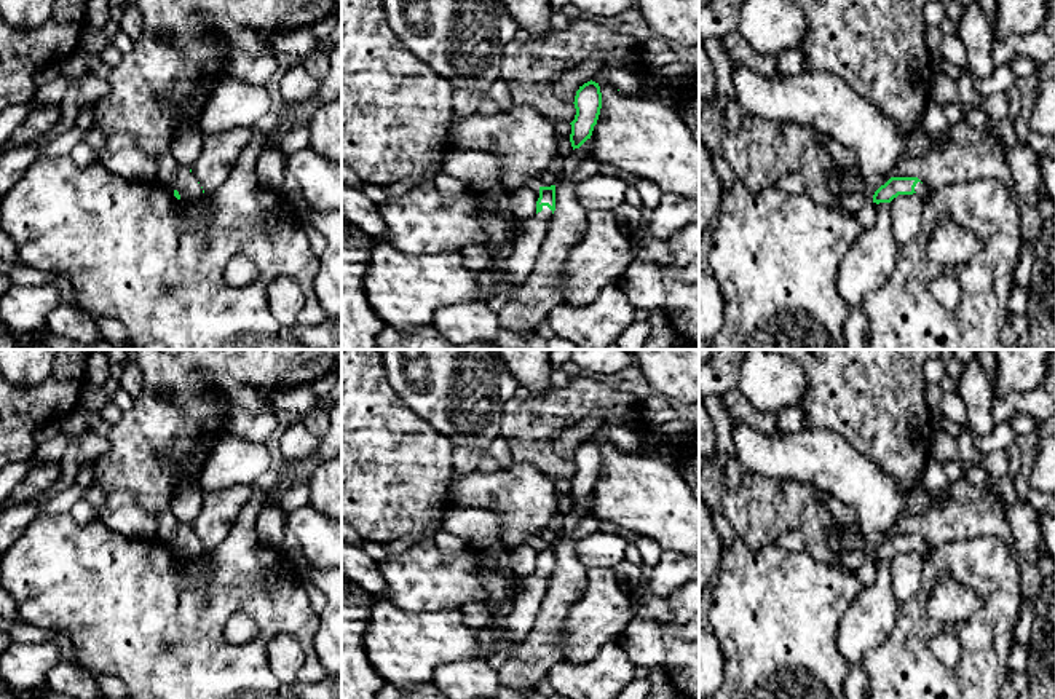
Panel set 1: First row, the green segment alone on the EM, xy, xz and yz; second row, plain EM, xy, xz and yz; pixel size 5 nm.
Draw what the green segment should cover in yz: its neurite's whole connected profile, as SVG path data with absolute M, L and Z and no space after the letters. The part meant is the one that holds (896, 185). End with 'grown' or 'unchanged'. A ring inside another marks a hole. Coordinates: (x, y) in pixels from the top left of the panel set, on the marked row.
M891 177L875 192L873 203L891 203L899 195L913 193L924 199L931 193L931 188L927 188L918 177Z; grown

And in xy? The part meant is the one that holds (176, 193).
M179 166L174 196L177 199L196 199L196 198L201 198L203 193L204 190L196 180L196 177L192 174L192 169Z; grown

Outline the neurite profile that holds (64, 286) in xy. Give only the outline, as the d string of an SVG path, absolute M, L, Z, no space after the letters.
M57 276L51 284L57 287L61 303L73 303L75 302L73 286L65 276Z

